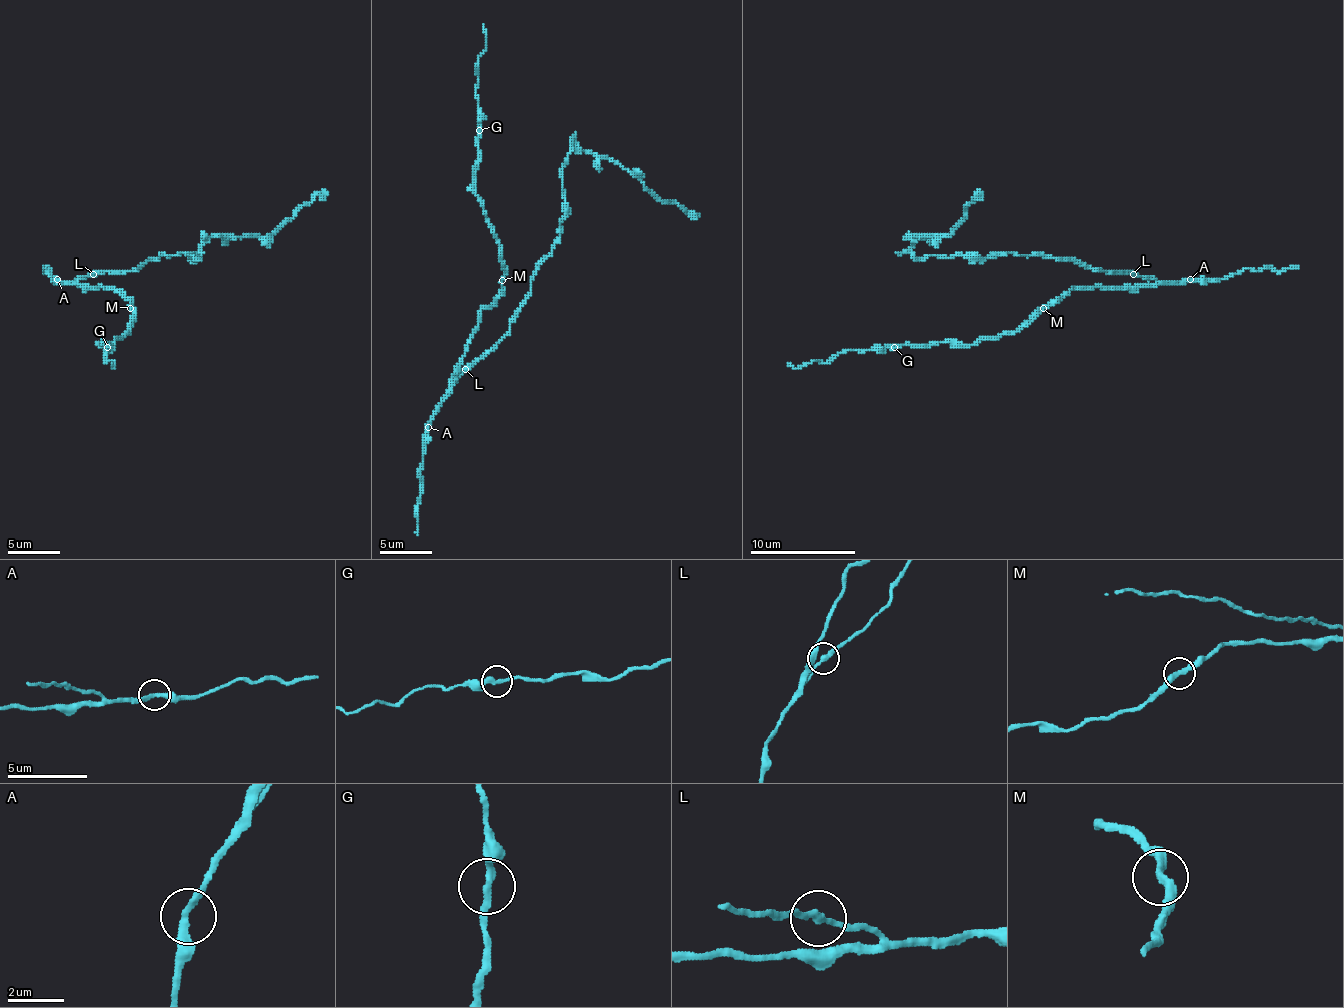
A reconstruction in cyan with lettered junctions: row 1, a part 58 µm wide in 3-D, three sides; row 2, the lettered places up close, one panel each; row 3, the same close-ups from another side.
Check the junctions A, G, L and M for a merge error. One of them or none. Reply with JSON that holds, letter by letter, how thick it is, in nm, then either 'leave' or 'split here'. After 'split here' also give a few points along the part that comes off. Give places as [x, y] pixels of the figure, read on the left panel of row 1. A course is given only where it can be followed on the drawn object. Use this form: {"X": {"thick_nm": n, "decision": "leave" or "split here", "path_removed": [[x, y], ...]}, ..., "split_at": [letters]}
{"A": {"thick_nm": 280, "decision": "leave"}, "G": {"thick_nm": 280, "decision": "leave"}, "L": {"thick_nm": 240, "decision": "leave"}, "M": {"thick_nm": 280, "decision": "leave"}, "split_at": []}

